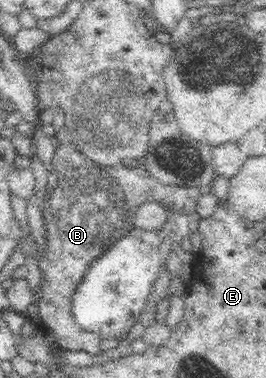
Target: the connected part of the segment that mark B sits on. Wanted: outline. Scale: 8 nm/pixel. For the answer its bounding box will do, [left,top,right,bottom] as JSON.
[39,138,200,359]

